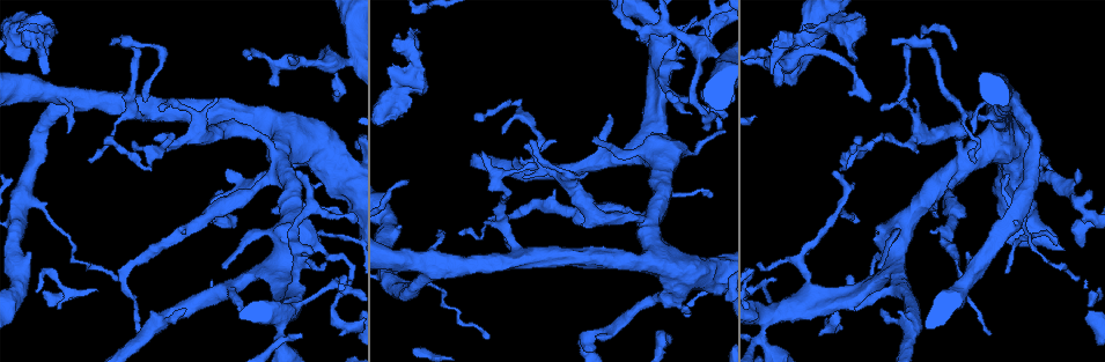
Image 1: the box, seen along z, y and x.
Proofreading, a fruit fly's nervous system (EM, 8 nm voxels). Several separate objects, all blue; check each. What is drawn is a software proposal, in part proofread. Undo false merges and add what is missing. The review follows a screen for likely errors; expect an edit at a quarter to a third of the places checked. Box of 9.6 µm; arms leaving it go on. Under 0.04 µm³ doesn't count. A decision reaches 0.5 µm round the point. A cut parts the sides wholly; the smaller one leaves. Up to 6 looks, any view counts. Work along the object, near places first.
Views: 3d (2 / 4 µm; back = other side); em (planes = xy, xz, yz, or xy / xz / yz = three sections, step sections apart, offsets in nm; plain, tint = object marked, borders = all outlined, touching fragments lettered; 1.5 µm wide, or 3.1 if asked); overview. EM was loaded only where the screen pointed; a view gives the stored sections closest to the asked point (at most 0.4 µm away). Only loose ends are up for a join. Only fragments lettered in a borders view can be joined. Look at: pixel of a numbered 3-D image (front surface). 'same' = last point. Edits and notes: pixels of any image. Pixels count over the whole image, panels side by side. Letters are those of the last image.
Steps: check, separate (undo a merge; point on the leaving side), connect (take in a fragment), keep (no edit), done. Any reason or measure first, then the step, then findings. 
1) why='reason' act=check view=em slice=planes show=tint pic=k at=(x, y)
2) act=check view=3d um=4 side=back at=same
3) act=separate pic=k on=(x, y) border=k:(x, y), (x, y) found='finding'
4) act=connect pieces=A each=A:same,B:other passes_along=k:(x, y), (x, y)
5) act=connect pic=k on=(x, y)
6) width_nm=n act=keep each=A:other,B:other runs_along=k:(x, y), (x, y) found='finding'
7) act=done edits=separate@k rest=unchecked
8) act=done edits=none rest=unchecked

why='branch stops here' act=check view=3d um=4 pic=1 at=(708, 126)

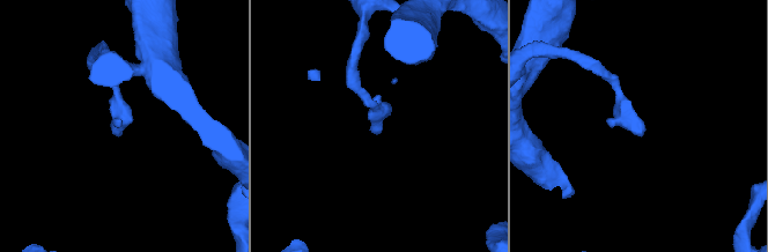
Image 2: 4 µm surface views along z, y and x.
act=check view=em slice=planes show=borders pic=2 at=(379, 129)

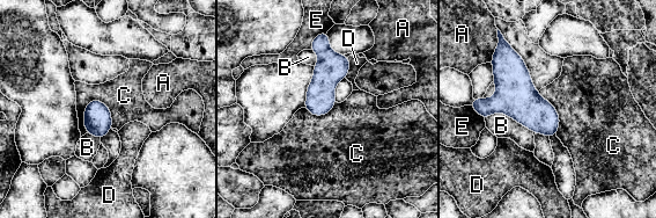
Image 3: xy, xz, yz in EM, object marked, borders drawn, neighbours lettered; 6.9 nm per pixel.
width_nm=190 act=keep each=A:other,B:other,C:other,D:other,E:other border=3:(97, 99), (85, 108), (86, 132) found='none of them fits'

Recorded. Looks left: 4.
why='branch stops here' act=check view=em slice=xz step=4 show=borders pic=1 at=(276, 85)

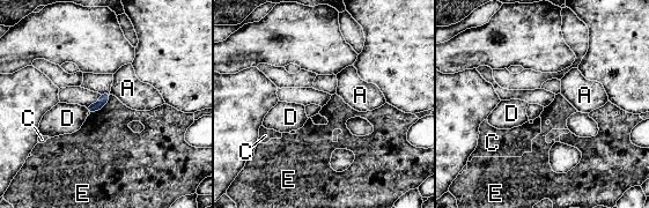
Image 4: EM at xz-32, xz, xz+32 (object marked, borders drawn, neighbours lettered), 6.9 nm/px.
longest_contact=E:220nm act=keep each=A:other,C:other,D:other,E:other border=4:(112, 95), (100, 110), (89, 114) found='no lettered fragment goes on from it'

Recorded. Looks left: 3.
why='sudden change in width' act=check view=em slice=xz step=4 show=tint pic=1 at=(274, 151)

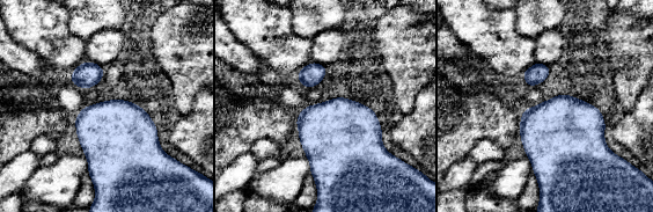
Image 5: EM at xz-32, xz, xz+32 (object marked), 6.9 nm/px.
act=check view=em slice=planes show=tint at=same

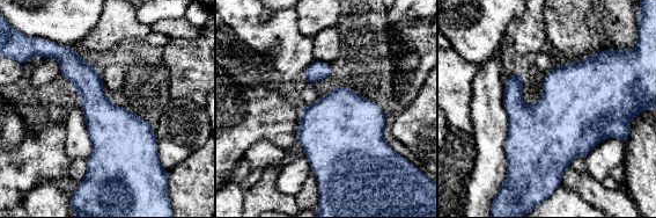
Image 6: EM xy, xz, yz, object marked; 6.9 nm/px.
act=check view=em slice=planes show=borders at=same

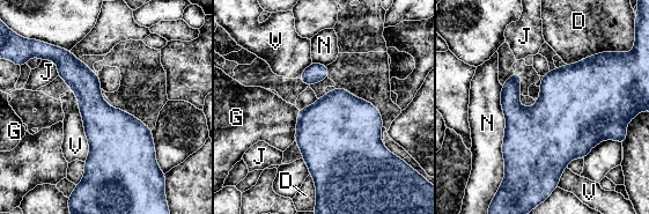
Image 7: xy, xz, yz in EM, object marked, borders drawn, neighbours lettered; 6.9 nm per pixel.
act=keep each=D:other,G:other,J:other,N:other,V:other border=7:(299, 110), (294, 140) found='one neuron here'

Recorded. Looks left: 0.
act=done edits=none rest=unchecked

